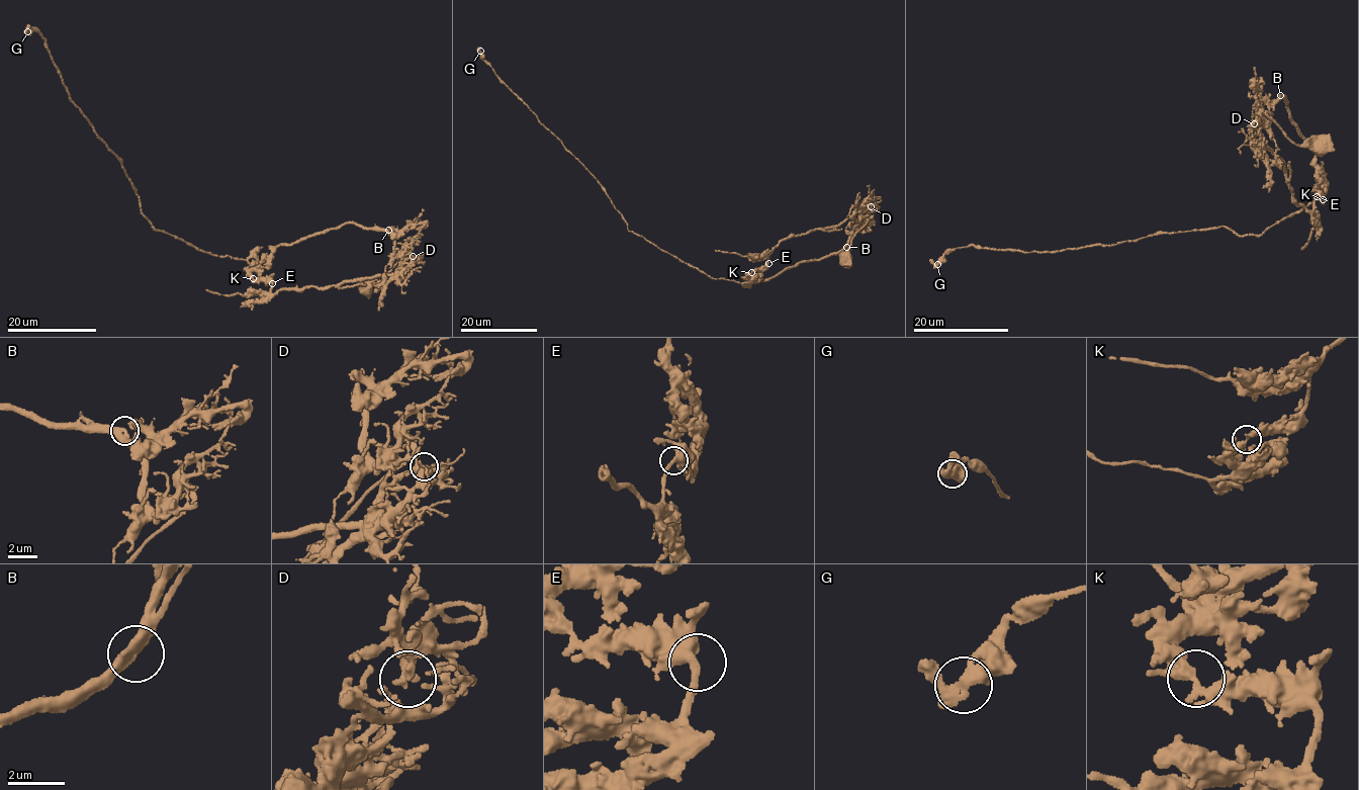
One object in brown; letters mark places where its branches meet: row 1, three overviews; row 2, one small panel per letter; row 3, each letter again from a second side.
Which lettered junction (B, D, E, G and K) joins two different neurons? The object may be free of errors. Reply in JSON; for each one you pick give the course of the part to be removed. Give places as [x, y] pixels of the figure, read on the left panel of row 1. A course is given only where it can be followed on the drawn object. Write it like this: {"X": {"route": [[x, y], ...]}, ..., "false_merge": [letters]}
{"K": {"route": [[253, 278], [271, 283], [274, 293], [286, 288], [322, 288], [395, 272], [408, 258], [425, 251]]}, "false_merge": ["K"]}

